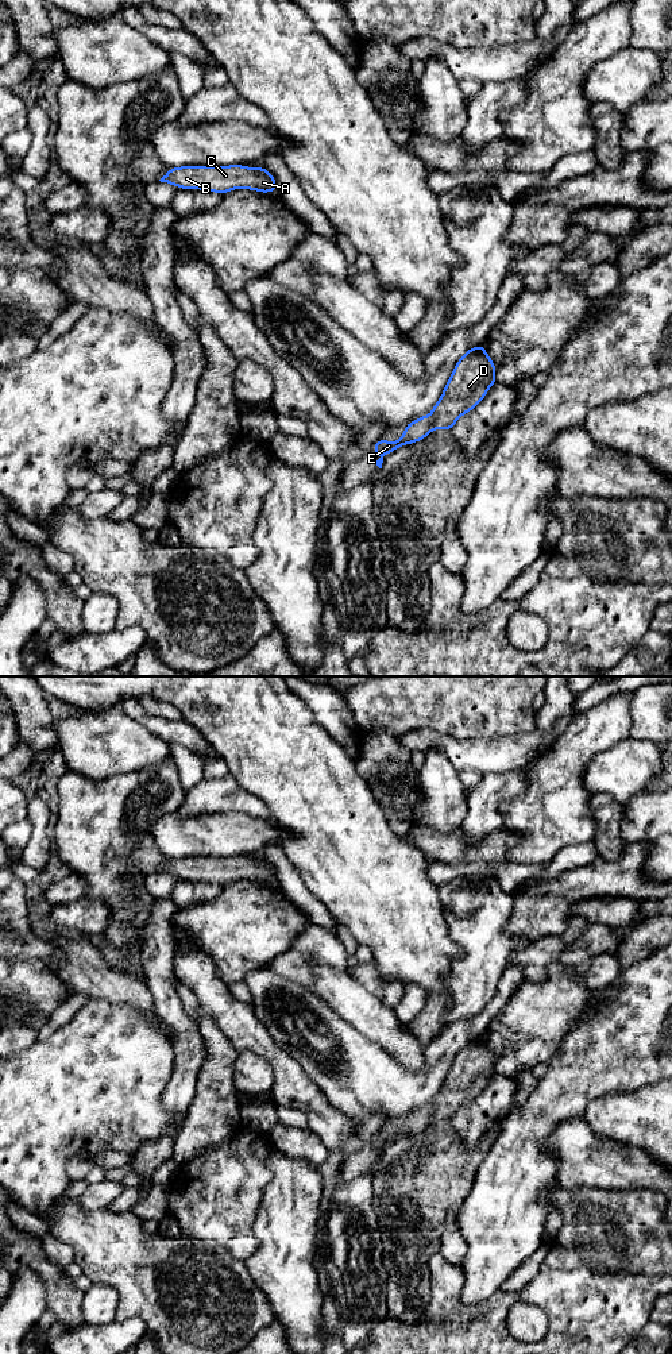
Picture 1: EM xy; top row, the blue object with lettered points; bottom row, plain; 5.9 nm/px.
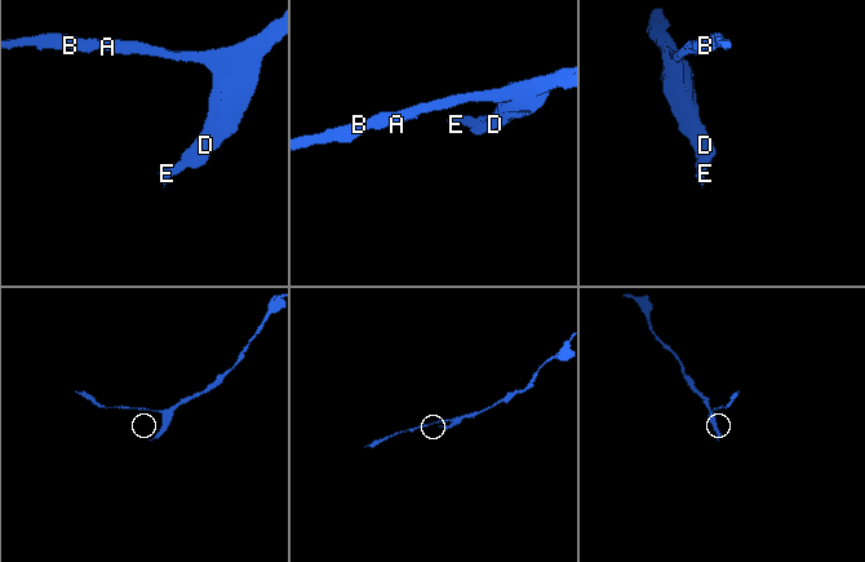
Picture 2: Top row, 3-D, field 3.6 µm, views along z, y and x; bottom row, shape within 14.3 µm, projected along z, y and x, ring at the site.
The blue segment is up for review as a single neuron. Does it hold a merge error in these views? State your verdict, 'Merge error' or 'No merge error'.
No merge error

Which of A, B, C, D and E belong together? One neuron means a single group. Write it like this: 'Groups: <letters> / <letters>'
Groups: A B C D E

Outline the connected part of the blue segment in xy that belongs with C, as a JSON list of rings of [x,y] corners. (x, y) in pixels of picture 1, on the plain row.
[[[242,856],[170,859],[159,872],[181,880],[201,880],[220,886],[233,880],[262,884],[278,882],[275,869],[263,857],[259,860]]]

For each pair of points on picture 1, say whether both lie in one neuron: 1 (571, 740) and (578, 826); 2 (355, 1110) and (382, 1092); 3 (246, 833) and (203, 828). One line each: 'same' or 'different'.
1: same
2: same
3: same

